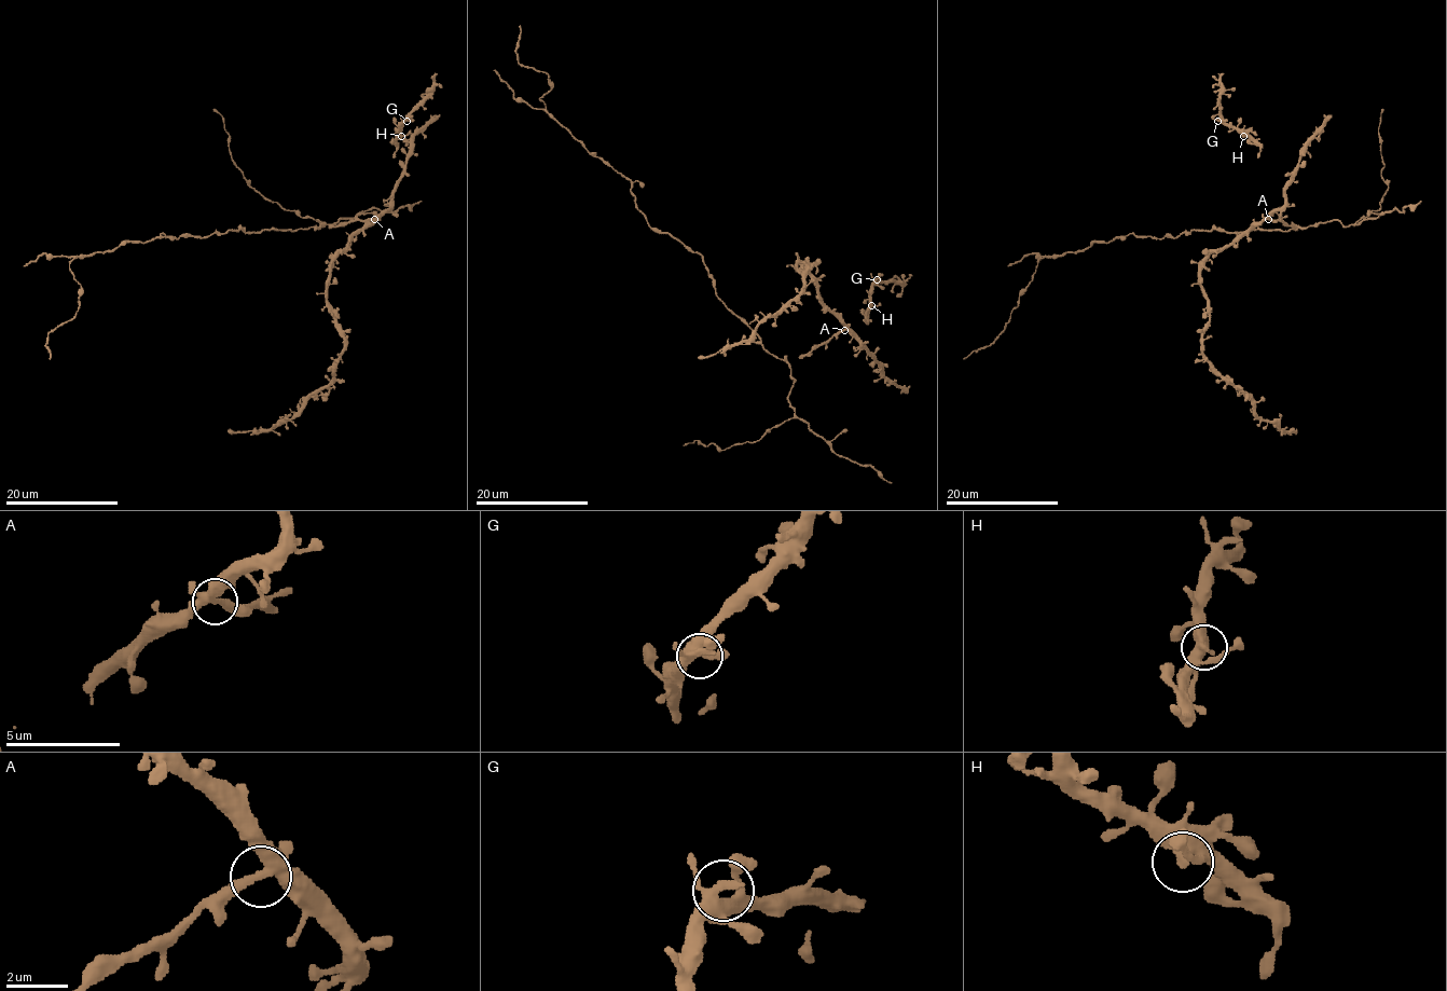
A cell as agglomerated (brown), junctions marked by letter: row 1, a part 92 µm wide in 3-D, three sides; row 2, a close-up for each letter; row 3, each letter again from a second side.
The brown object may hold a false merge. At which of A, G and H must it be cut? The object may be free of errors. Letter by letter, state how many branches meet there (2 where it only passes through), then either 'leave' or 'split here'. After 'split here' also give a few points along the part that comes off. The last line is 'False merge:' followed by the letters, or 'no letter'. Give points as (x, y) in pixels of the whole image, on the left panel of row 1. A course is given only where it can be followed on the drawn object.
A: branches 4; split here; course (374, 219), (329, 224)
G: branches 4; leave
H: branches 4; leave
False merge: A

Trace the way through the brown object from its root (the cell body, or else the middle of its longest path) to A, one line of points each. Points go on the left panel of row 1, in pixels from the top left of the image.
A: (286, 231), (333, 228), (374, 219)

